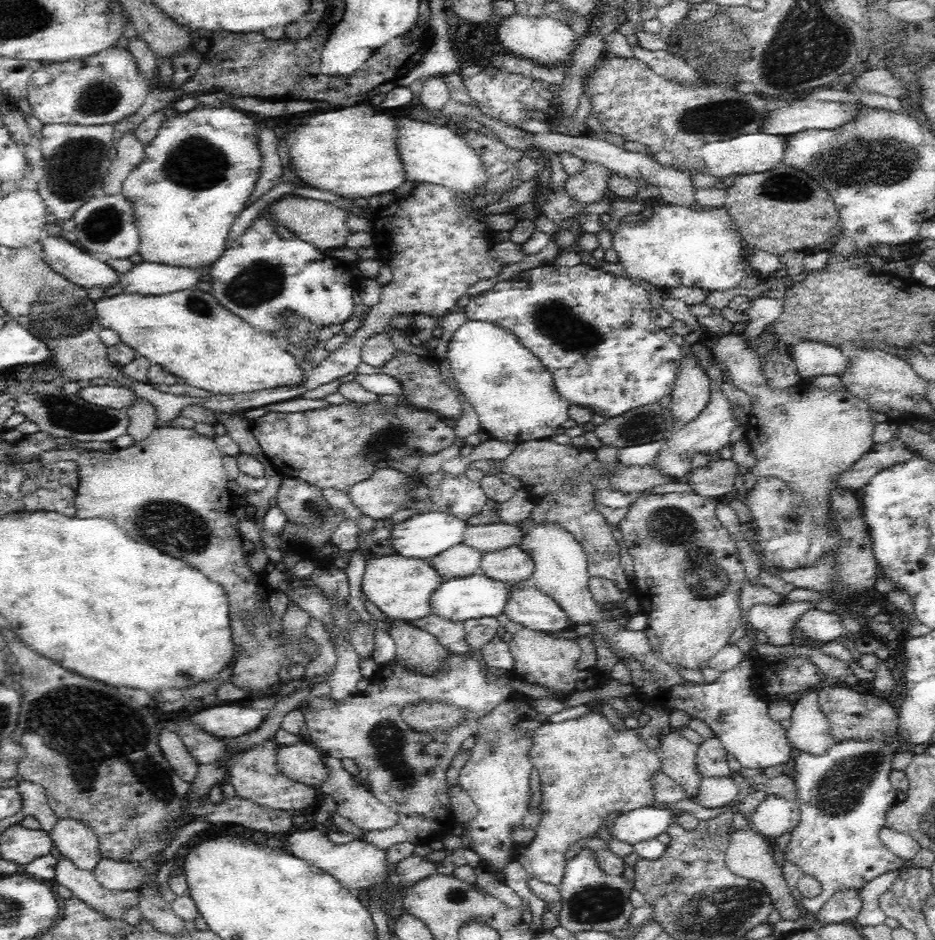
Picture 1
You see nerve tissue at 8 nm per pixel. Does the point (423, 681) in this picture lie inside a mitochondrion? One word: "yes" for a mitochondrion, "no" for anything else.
no

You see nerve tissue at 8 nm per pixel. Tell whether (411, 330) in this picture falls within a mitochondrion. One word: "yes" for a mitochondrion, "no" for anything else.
no

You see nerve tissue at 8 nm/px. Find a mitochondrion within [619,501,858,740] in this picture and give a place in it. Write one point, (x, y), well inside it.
(674, 525)

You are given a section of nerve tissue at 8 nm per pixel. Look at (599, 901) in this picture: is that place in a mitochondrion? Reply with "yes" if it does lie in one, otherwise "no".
yes

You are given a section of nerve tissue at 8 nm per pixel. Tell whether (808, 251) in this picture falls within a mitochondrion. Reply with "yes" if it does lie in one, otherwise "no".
no

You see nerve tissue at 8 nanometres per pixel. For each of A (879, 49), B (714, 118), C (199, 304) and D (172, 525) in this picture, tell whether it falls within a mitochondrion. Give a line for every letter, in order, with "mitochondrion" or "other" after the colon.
A: other
B: mitochondrion
C: mitochondrion
D: mitochondrion

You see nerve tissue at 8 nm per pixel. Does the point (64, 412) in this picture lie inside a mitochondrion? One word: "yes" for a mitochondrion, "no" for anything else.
yes

